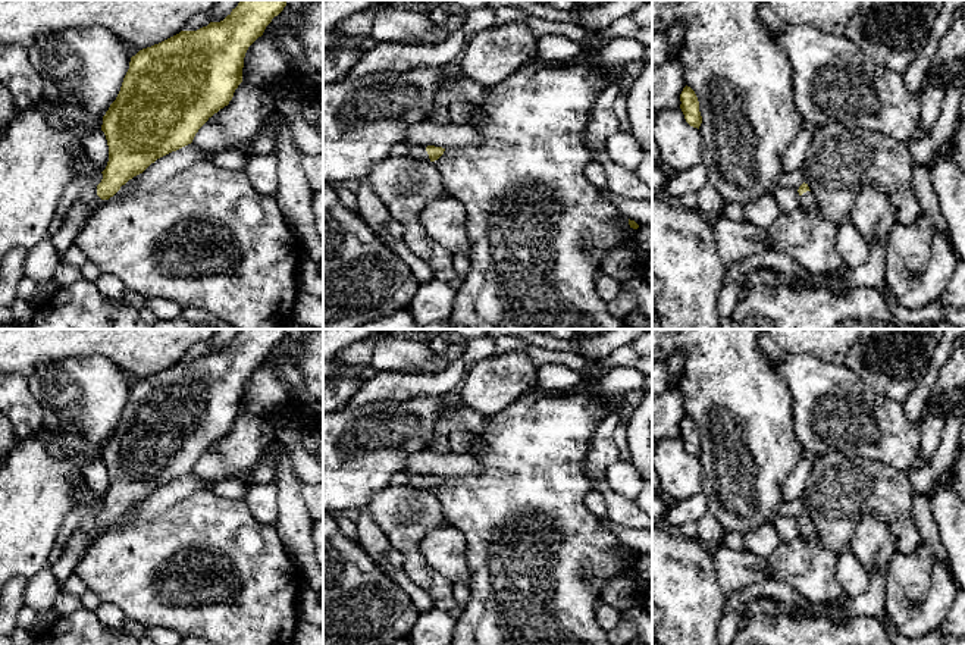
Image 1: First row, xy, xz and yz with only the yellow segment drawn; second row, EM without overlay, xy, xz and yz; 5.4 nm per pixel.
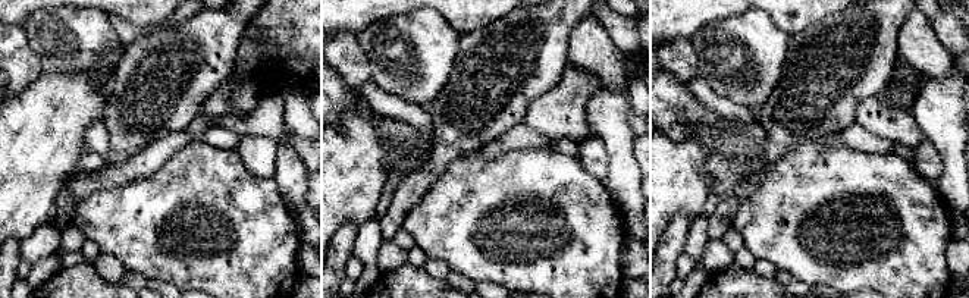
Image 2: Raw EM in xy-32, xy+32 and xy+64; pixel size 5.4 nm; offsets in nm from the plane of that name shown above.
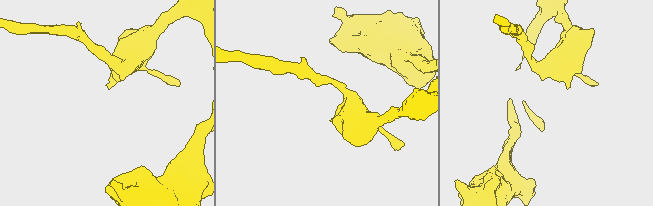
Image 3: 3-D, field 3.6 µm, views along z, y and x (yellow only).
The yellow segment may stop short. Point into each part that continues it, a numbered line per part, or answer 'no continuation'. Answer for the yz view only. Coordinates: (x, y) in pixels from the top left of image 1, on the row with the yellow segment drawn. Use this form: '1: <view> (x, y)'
1: yz (807, 202)

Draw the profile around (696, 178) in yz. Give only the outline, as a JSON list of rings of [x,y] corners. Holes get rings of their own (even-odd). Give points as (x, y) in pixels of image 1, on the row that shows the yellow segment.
[[[702,162],[682,173],[670,173],[665,185],[665,197],[679,201],[687,192],[698,192],[708,184],[708,172]]]

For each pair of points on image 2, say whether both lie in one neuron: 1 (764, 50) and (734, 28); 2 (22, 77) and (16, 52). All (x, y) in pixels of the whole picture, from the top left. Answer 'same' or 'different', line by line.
1: same
2: same

